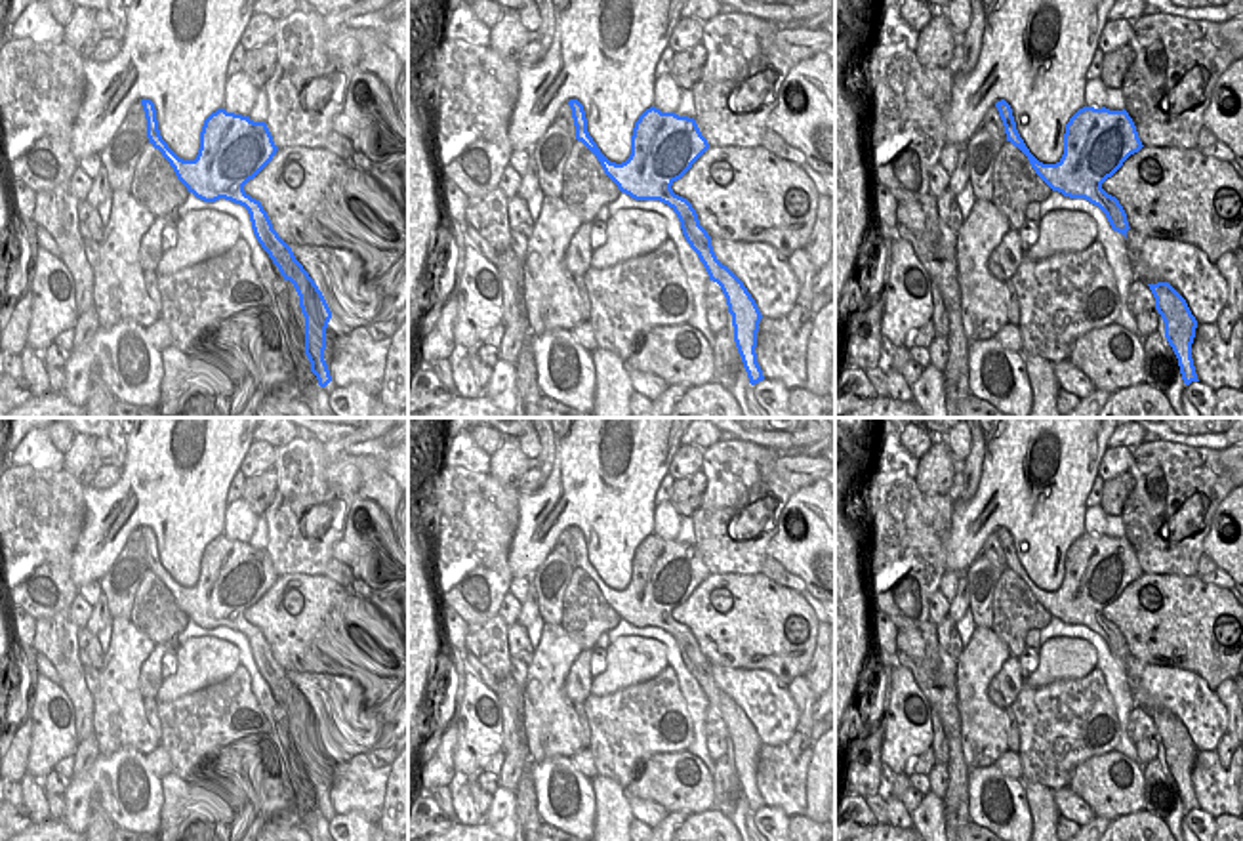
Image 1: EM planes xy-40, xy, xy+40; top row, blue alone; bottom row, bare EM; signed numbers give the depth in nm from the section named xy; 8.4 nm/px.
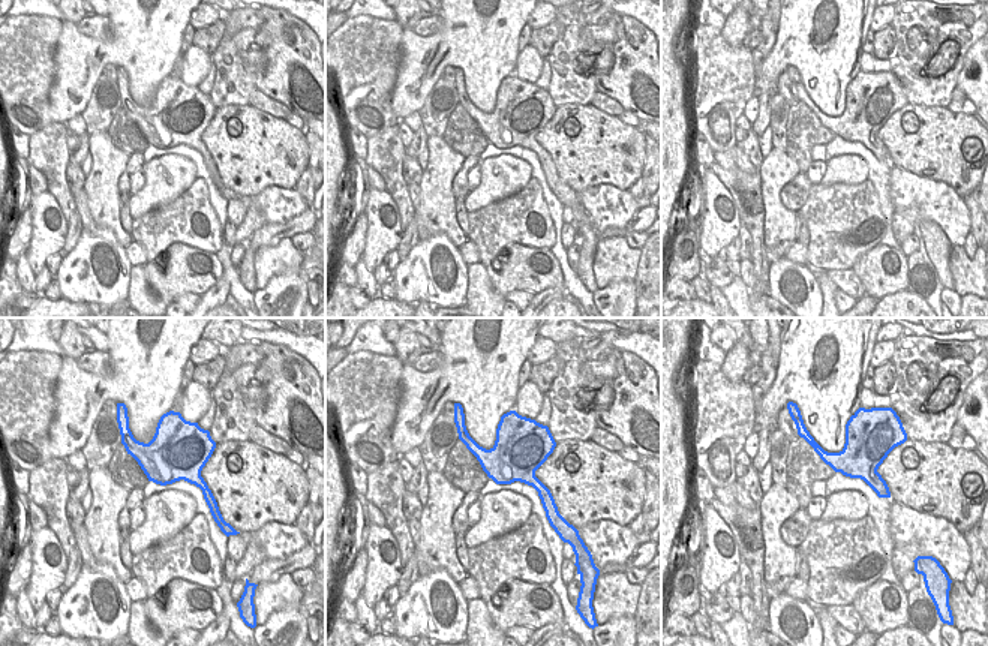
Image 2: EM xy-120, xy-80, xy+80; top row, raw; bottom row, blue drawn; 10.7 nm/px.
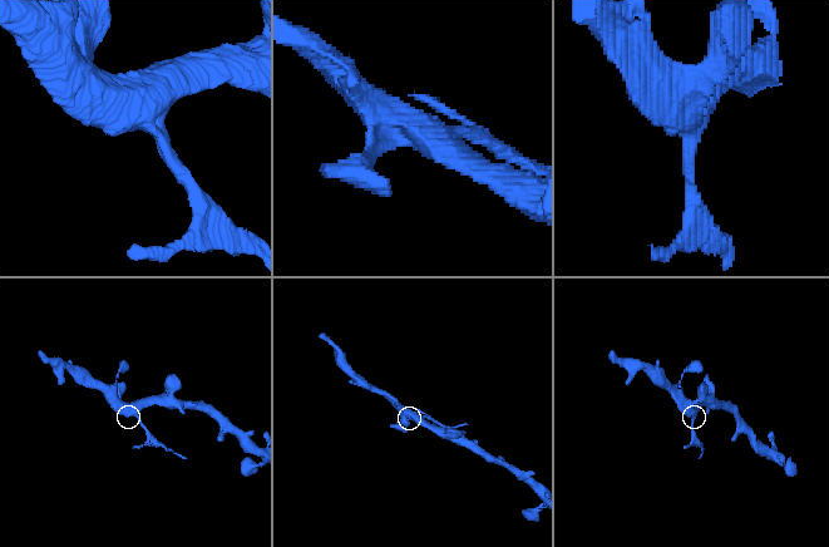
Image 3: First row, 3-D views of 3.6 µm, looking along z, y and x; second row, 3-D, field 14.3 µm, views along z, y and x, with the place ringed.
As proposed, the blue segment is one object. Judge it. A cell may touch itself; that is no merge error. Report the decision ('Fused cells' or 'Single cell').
Fused cells

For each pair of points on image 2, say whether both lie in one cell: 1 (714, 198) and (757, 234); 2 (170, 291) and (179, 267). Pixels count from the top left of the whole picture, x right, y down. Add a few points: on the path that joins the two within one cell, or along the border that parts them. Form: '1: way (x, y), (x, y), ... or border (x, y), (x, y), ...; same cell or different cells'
1: border (726, 186), (741, 221); different cells
2: way (170, 285), (170, 278), (174, 273); same cell

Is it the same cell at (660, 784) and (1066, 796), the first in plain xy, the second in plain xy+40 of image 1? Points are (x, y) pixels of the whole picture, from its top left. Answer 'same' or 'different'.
different

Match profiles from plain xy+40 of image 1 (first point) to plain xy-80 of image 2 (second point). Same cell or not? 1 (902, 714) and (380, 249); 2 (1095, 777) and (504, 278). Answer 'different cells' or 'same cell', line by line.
1: same cell
2: same cell

